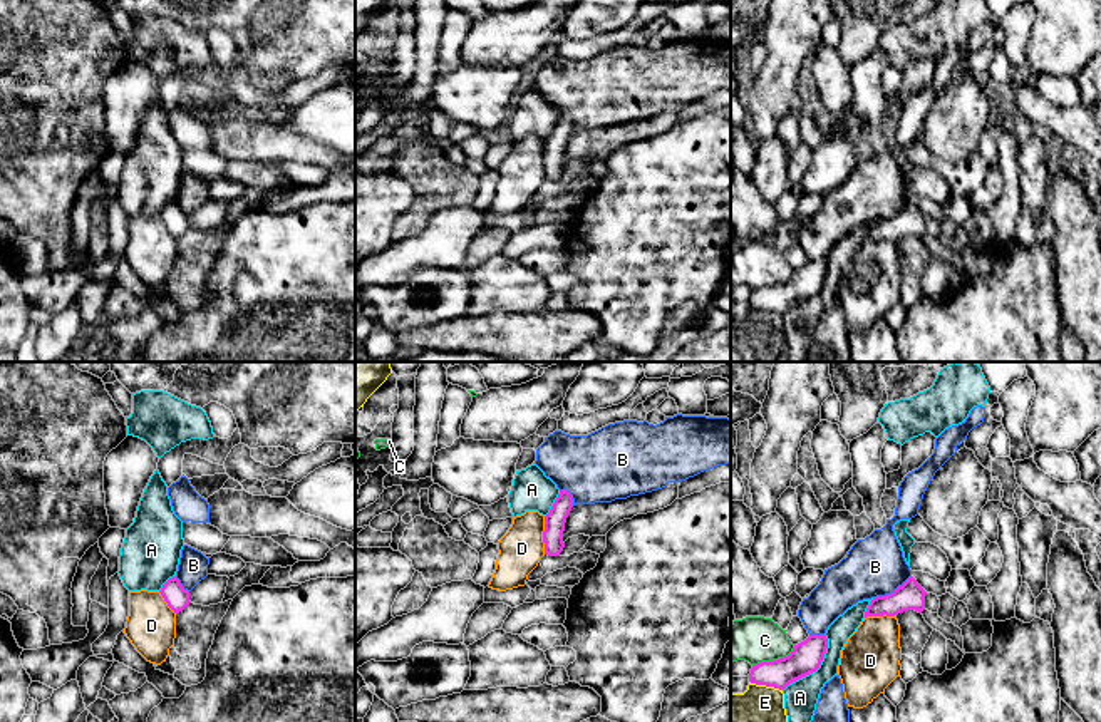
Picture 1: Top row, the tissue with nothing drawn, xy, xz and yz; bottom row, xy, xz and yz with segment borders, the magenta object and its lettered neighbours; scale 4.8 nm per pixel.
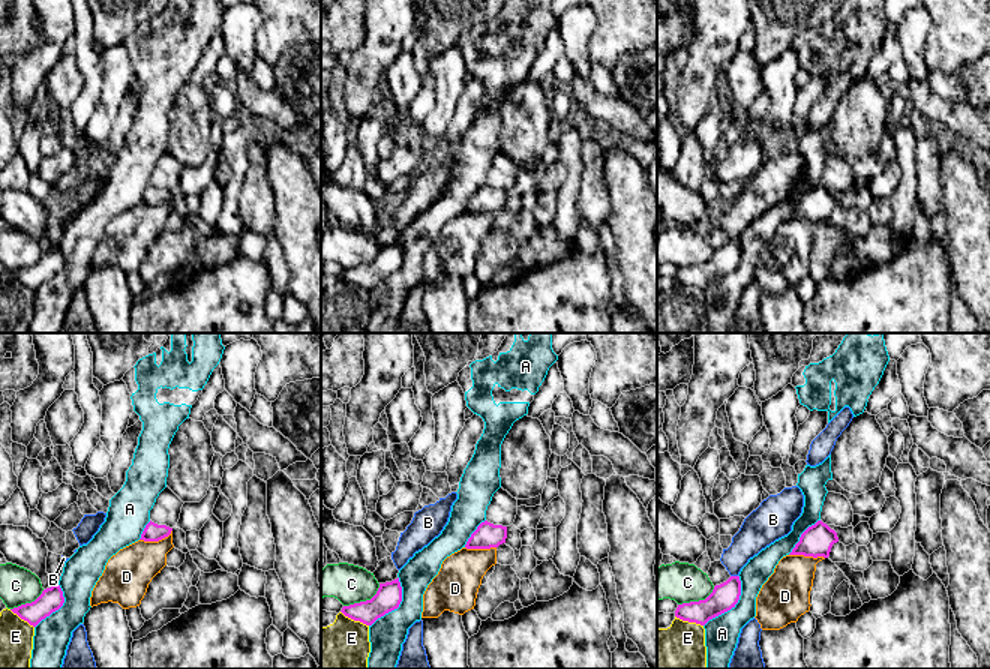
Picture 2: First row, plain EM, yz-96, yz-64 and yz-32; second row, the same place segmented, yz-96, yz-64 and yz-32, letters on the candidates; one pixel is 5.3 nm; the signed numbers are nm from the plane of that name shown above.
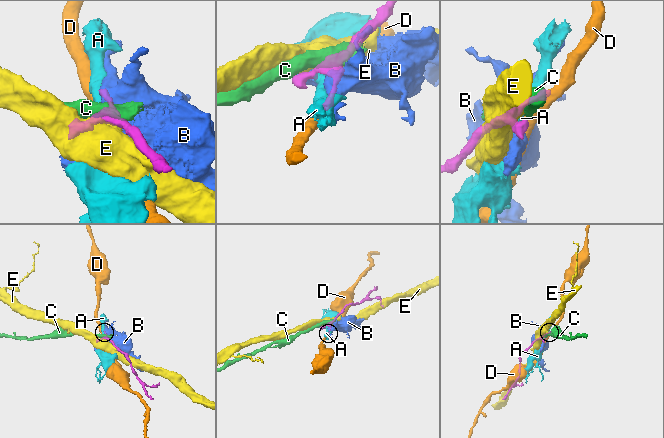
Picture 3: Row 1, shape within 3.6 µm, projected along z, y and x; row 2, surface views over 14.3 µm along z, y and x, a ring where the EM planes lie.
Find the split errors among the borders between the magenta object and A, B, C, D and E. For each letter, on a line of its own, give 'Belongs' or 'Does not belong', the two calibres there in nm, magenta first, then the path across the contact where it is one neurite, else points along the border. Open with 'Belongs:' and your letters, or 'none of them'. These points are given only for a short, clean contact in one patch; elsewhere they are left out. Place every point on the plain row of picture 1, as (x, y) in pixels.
Belongs: none of them
A: Does not belong. Thickness 150 nm (magenta) against 160 nm
B: Does not belong. Thickness 140 nm (magenta) against 280 nm
C: Does not belong. Thickness 150 nm (magenta) against 220 nm
D: Does not belong. Thickness 100 nm (magenta) against 200 nm
E: Does not belong. Thickness 150 nm (magenta) against 380 nm

